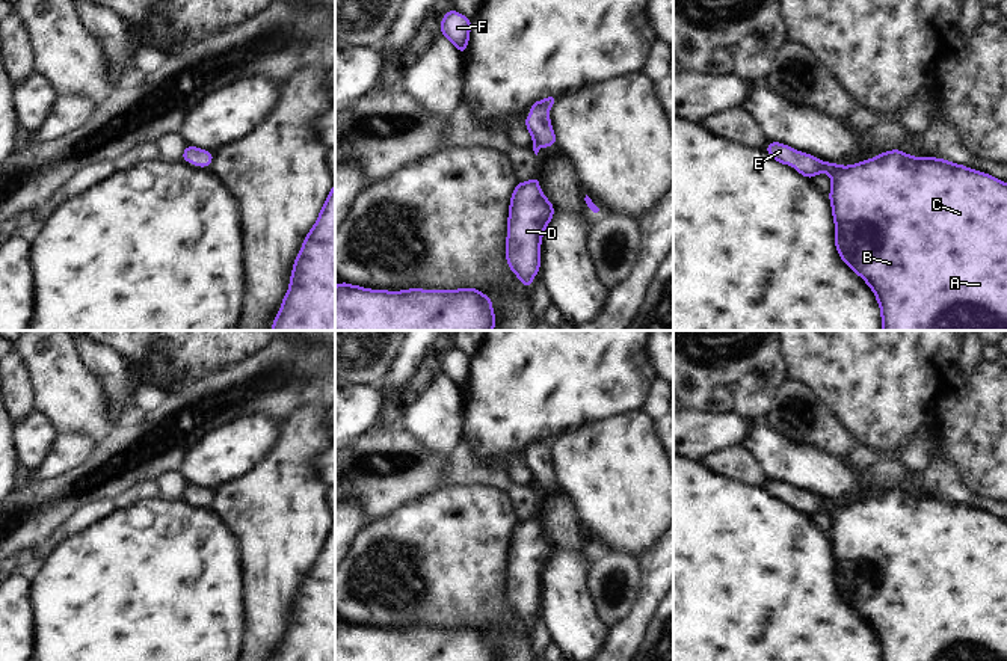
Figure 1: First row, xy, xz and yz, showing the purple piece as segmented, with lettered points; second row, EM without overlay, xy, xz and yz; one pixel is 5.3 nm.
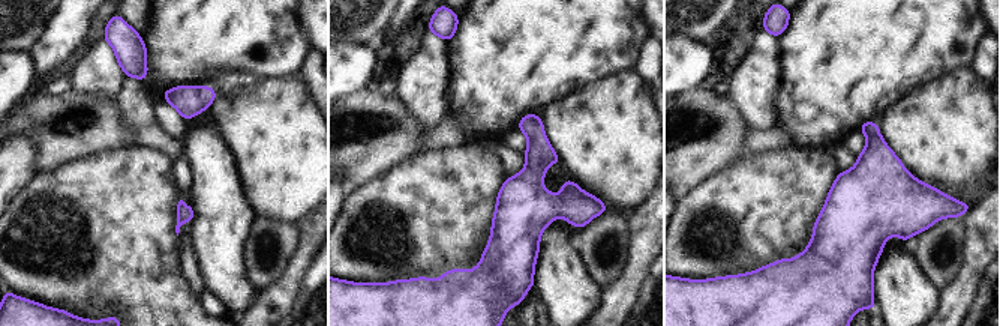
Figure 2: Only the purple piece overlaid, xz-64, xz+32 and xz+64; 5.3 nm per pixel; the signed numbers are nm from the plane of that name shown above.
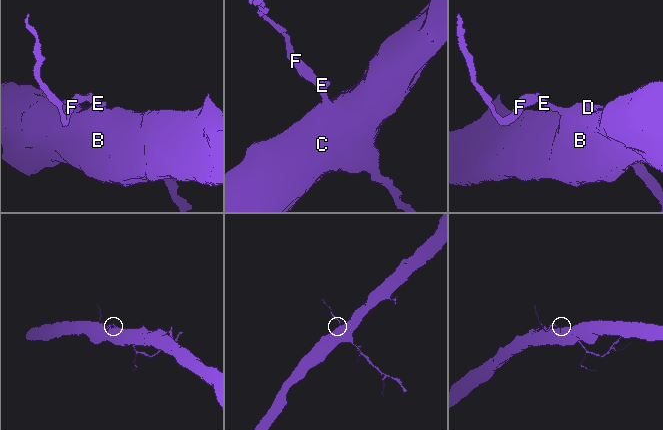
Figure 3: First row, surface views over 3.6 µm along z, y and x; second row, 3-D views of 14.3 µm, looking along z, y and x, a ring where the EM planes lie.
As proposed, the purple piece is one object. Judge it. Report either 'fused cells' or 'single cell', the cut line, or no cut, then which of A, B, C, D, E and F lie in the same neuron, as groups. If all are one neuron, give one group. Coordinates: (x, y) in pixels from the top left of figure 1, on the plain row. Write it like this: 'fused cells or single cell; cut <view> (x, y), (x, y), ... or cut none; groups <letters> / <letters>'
single cell; cut none; groups A B C D E F

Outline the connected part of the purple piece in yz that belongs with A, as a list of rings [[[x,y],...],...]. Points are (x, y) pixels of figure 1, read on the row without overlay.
[[[770,480],[765,489],[803,515],[830,513],[838,592],[874,629],[882,661],[1007,661],[1004,519],[900,487],[853,504],[826,501],[778,480]]]

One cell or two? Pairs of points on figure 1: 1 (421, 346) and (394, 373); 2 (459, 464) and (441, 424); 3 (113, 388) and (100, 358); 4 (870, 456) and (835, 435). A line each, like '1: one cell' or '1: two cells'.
1: one cell
2: two cells
3: one cell
4: two cells

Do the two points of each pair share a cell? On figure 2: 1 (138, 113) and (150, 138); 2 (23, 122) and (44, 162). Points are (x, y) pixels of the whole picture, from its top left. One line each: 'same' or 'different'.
1: same
2: same

